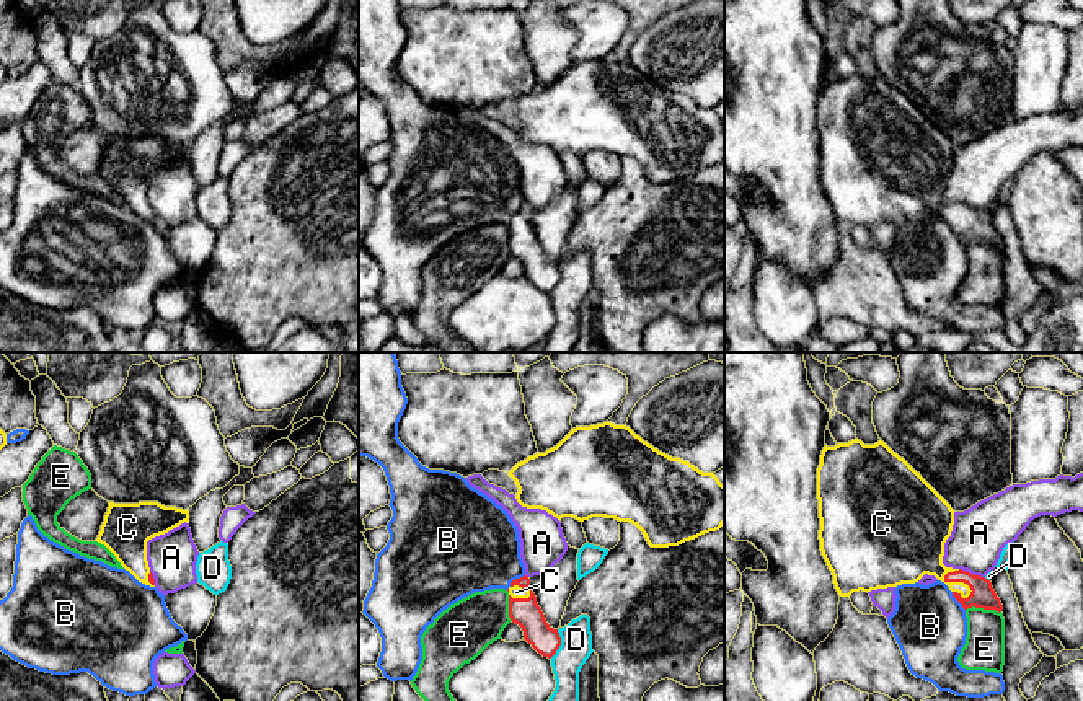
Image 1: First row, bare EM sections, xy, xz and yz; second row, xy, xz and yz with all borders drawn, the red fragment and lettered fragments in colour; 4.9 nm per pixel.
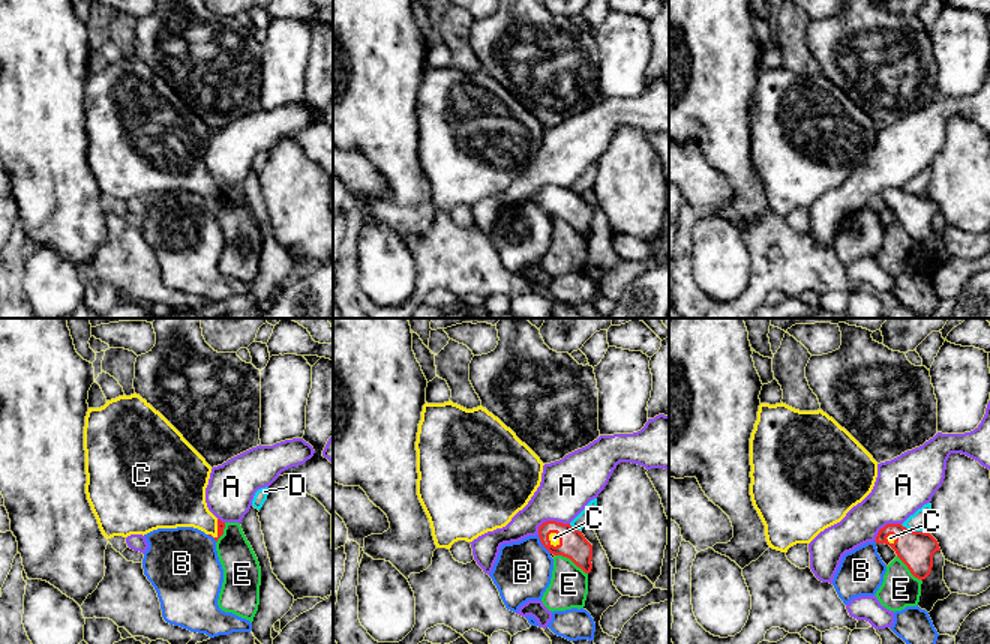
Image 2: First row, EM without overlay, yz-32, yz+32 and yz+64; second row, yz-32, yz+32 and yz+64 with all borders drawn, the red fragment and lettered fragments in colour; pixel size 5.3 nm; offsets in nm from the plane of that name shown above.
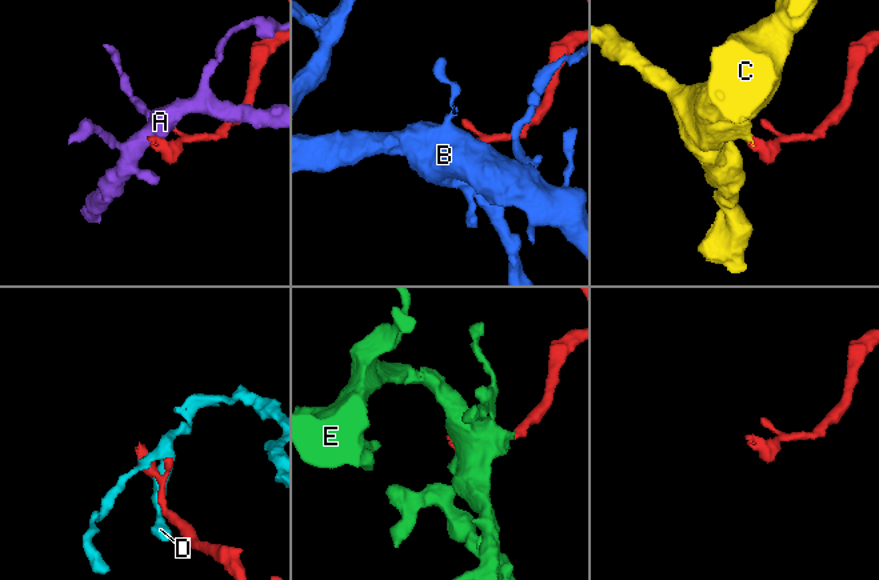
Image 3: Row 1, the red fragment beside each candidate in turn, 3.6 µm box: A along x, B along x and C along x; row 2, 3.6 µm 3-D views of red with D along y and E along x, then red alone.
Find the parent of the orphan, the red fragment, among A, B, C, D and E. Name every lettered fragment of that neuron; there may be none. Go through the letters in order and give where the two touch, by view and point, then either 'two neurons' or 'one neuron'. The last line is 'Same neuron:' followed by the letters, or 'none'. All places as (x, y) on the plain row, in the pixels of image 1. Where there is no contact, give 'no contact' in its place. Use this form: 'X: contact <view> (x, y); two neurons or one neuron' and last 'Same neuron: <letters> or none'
A: contact yz (972, 209); two neurons
B: contact xz (516, 214); two neurons
C: contact yz (959, 216); one neuron
D: contact xz (560, 279); two neurons
E: contact yz (984, 243); two neurons
Same neuron: C

